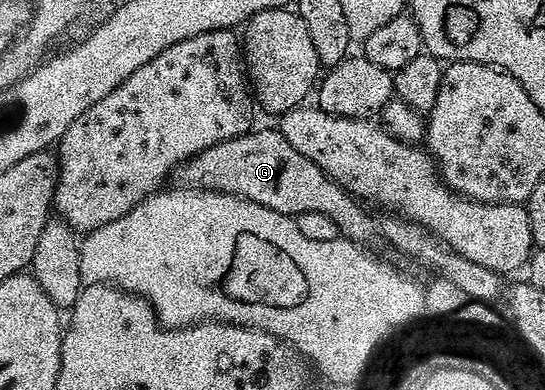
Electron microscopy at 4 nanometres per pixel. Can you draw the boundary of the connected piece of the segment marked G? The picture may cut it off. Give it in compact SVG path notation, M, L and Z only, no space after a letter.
M266 129L263 133L251 131L245 133L243 137L232 139L228 143L220 143L200 155L196 155L191 161L181 166L181 184L192 189L208 189L215 193L227 193L230 197L245 197L247 201L256 203L260 207L268 207L268 211L276 211L285 217L297 218L300 215L308 215L308 211L317 211L319 215L328 215L340 227L342 237L345 240L356 243L357 245L373 246L374 236L377 238L380 233L380 225L369 213L367 206L359 198L349 194L345 189L341 189L333 179L312 159L300 155L288 139L284 139L281 131L274 133Z

